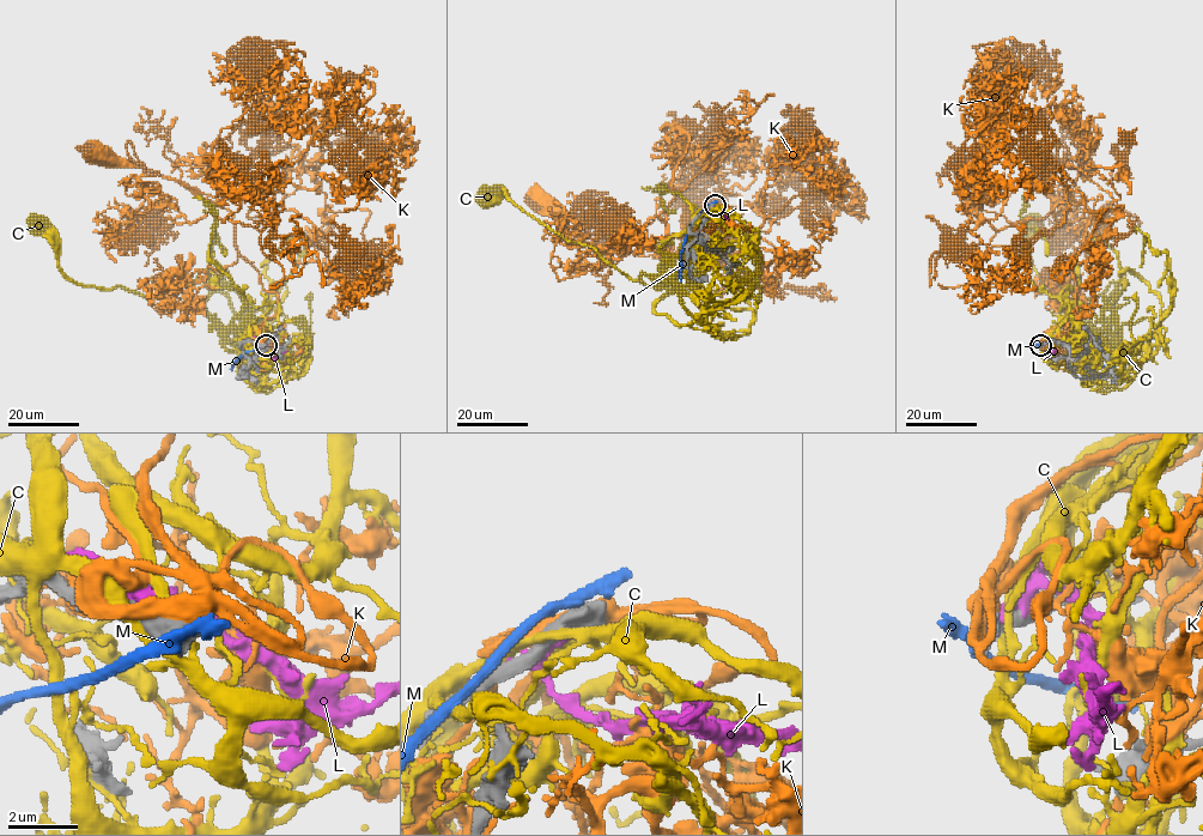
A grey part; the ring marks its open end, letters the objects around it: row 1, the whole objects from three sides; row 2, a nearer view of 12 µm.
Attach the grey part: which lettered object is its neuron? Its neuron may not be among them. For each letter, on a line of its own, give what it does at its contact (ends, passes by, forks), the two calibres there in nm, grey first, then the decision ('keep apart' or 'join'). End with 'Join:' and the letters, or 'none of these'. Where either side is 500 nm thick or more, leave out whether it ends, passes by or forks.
C: it passes by; calibres 480 and 300 nm; keep apart
K: calibres 800 and 550 nm; keep apart
L: it passes by; calibres 460 and 440 nm; keep apart
M: calibres 750 and 340 nm; keep apart
Join: none of these

